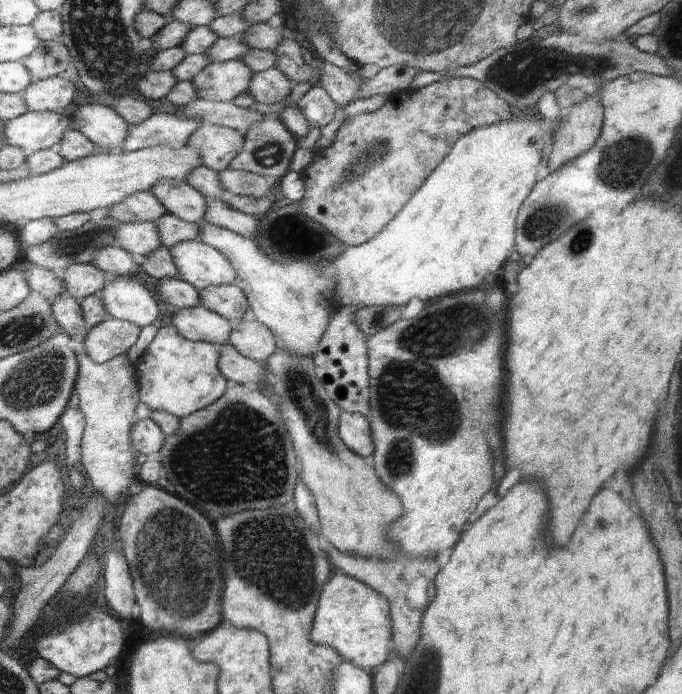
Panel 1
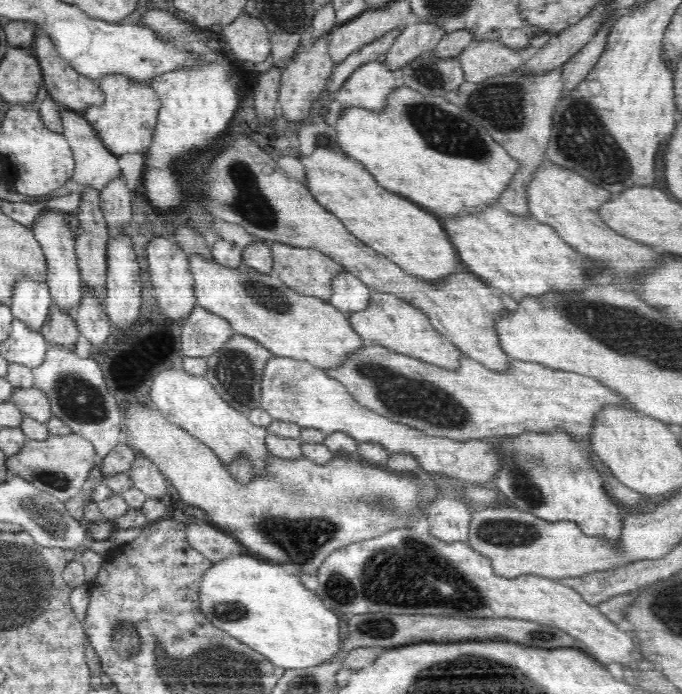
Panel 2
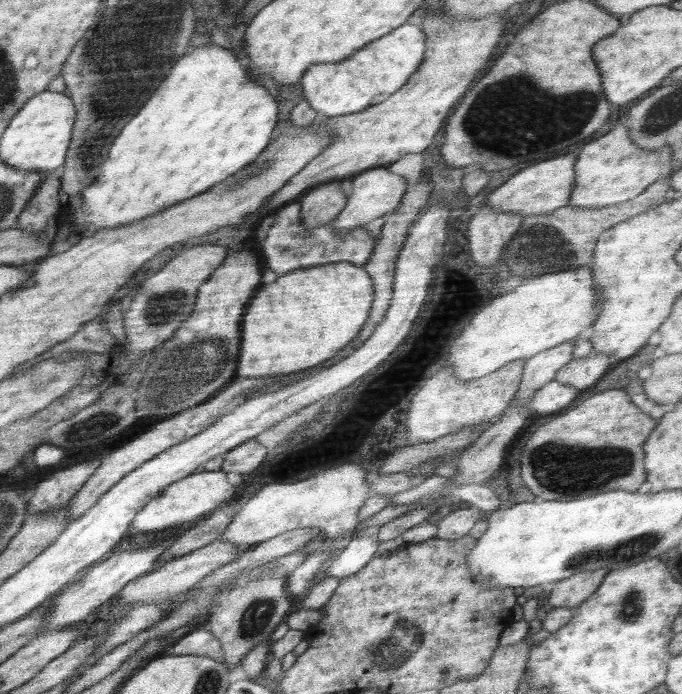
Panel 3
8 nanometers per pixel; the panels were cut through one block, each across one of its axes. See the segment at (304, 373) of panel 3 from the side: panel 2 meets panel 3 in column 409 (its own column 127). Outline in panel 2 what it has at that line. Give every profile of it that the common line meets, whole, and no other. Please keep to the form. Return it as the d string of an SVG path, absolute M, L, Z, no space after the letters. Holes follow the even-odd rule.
M118 176L110 180L99 191L101 211L111 232L128 231L133 218L132 212L132 190L127 186L124 176Z

